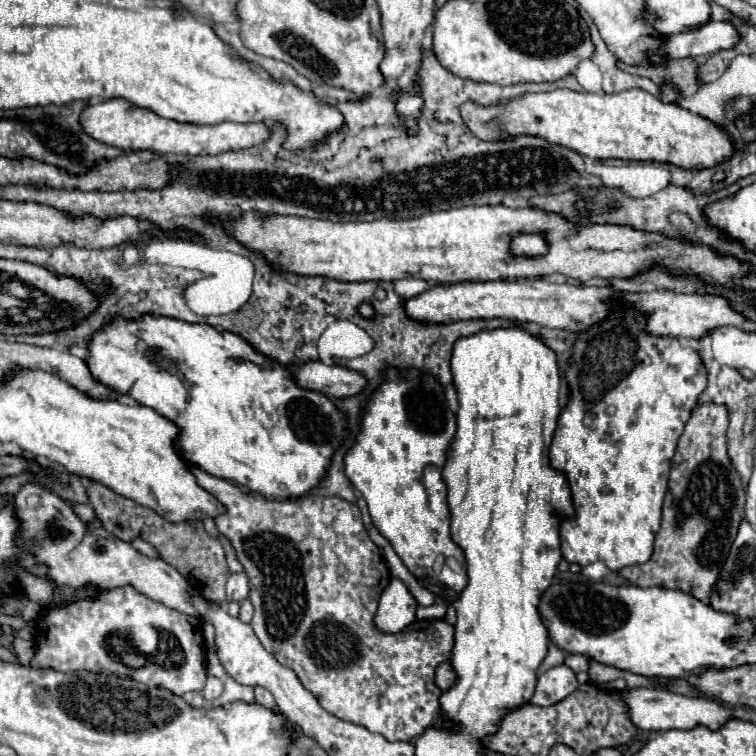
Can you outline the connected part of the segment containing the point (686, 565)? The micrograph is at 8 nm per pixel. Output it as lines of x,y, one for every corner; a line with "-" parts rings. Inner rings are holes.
702,403
692,411
686,429
678,441
672,459
668,491
662,507
662,525
656,533
654,553
642,565
630,565
618,571
620,577
638,587
668,587
684,591
698,601
708,601
712,585
720,575
718,553
732,545
736,529
744,519
746,487
734,469
726,449
728,407

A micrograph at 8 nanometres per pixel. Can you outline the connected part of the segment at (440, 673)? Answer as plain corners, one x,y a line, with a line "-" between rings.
448,662
440,664
436,668
434,682
442,691
448,691
456,681
456,671
452,669
452,665

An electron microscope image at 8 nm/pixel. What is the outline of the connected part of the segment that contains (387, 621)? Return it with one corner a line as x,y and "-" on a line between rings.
392,579
384,589
378,611
374,615
374,627
382,633
398,633
416,619
416,599
410,595
400,579

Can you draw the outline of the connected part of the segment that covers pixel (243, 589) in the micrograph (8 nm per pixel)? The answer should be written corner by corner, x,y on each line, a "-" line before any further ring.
232,573
228,577
228,583
226,583
228,601
242,601
242,599
246,599
248,591
250,591
250,583
248,583
248,575
246,573

